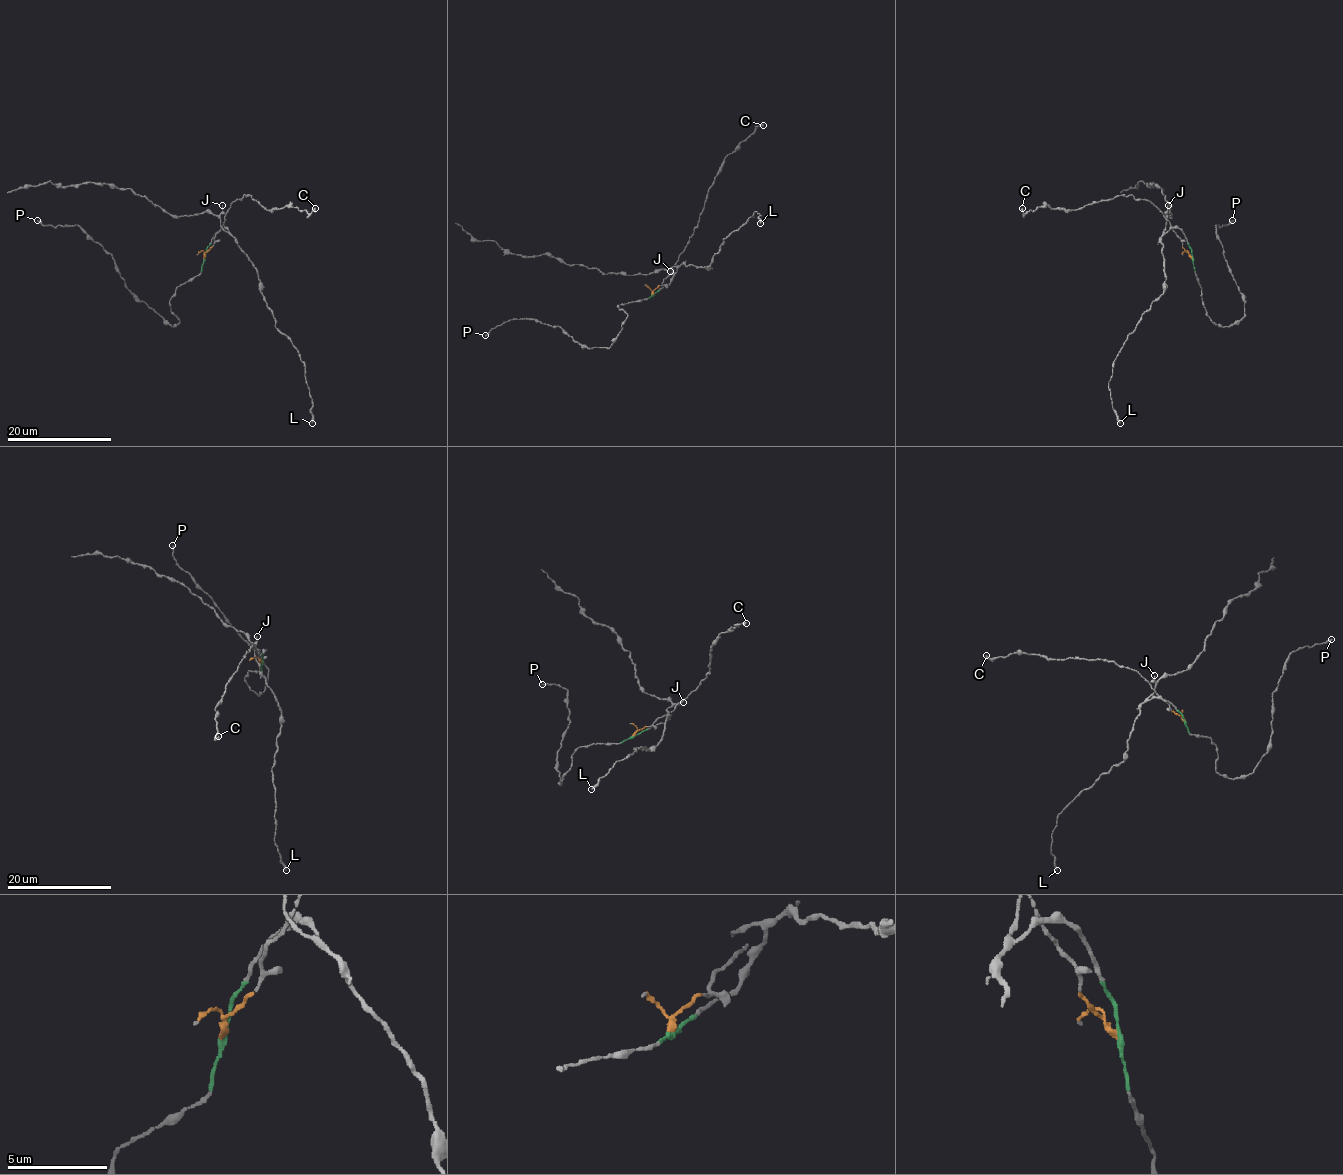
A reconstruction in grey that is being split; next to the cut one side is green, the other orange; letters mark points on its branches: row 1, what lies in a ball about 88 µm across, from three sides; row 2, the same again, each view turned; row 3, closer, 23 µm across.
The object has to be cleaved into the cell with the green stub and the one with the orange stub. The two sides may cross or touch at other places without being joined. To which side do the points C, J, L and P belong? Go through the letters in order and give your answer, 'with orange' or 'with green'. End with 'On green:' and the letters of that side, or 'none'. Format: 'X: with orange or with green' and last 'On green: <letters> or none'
C: with orange
J: with green
L: with green
P: with green
On green: J, L, P

